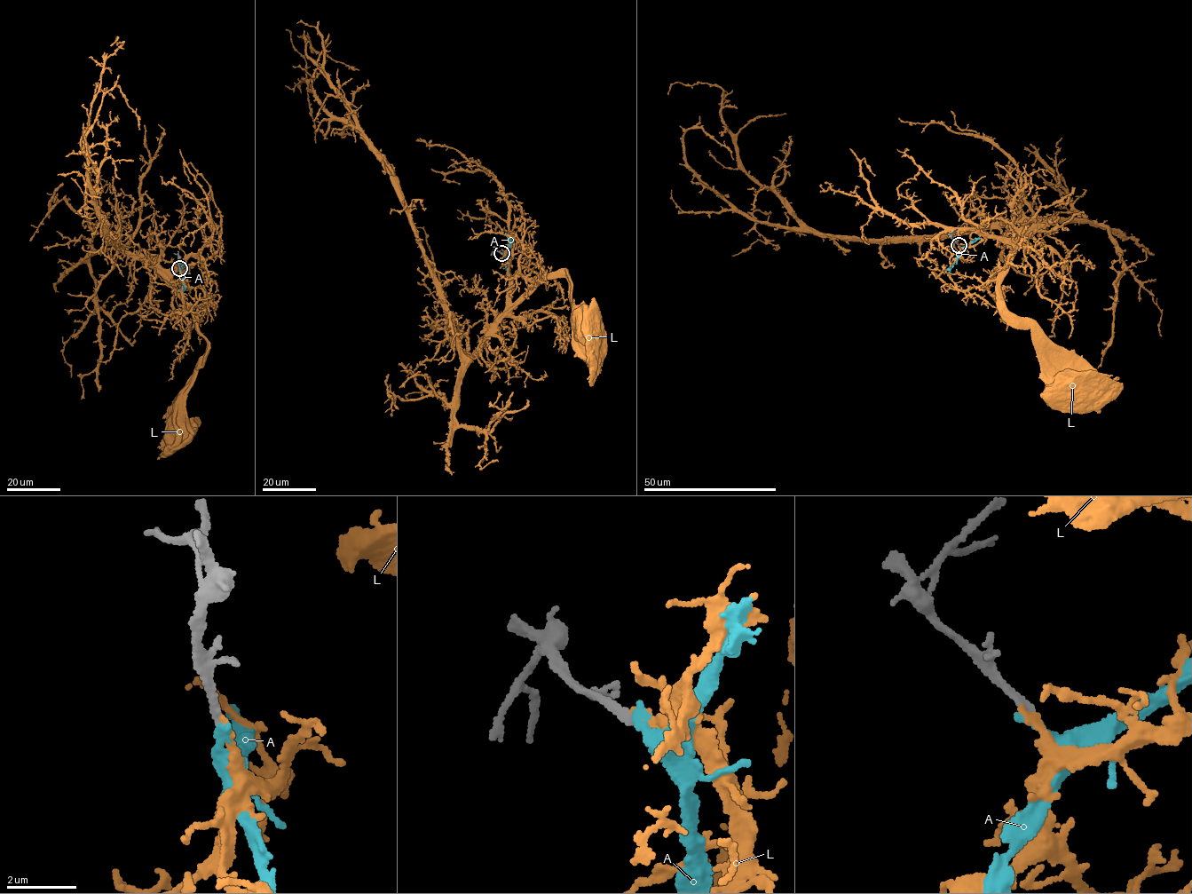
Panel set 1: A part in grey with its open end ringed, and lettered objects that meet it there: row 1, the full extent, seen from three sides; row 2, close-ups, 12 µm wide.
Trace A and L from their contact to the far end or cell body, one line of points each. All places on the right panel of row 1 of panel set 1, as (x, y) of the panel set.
A: (959, 245), (960, 253), (950, 270), (951, 276)
L: (959, 245), (990, 237), (1010, 246), (1000, 296), (1031, 328), (1040, 356), (1070, 387)

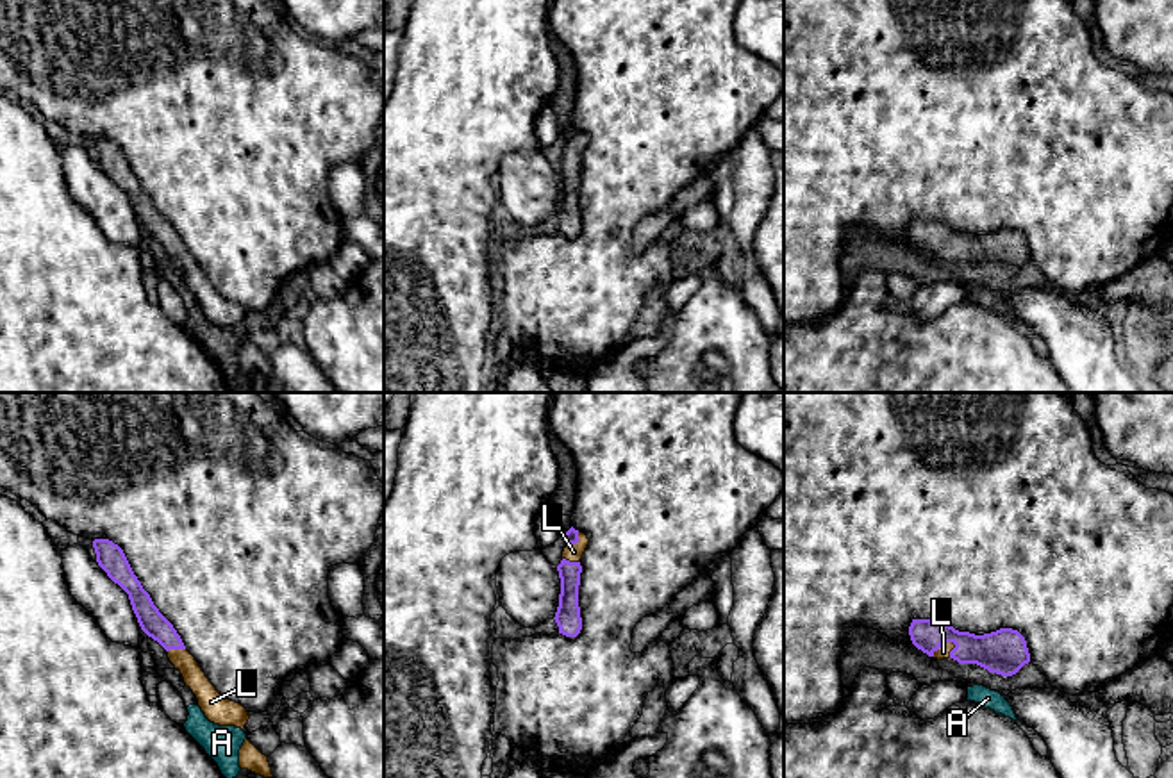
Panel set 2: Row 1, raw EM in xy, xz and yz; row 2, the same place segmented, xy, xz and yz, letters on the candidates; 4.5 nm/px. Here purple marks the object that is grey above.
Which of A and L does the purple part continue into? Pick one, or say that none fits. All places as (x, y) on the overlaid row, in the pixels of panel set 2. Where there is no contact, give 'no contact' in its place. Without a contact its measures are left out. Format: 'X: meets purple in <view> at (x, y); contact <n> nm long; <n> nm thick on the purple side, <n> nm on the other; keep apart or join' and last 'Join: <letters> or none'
A: no contact; keep apart
L: meets purple in yz at (943, 641); contact 120 nm long; 190 nm thick on the purple side, 60 nm on the other; join
Join: L

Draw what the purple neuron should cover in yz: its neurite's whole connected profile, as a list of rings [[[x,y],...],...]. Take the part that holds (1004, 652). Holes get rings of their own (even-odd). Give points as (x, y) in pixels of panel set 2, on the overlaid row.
[[[912,619],[909,635],[912,644],[928,657],[977,664],[1002,676],[1012,676],[1030,662],[1025,637],[1012,628],[975,635],[946,623]]]

